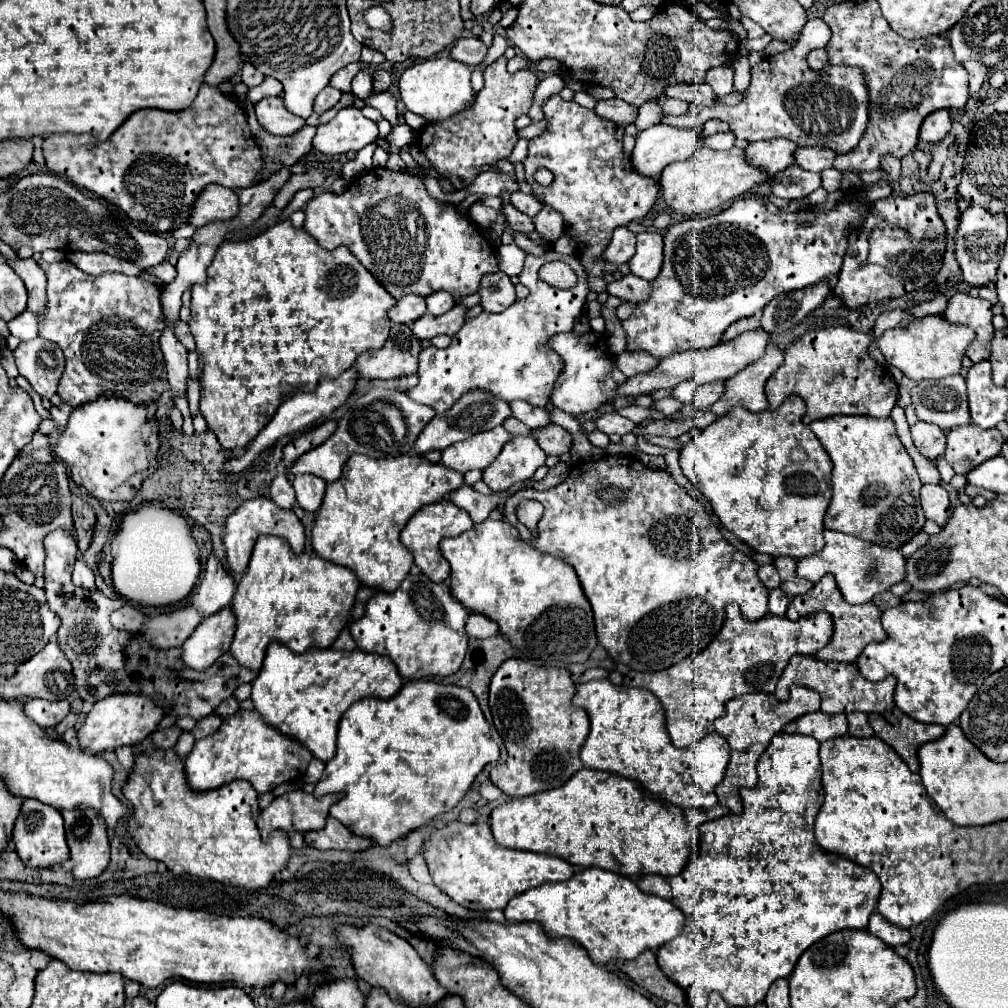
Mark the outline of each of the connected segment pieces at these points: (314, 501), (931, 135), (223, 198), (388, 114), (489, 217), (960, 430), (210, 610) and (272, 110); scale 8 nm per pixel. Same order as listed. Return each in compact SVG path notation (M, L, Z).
M300 474L292 478L292 486L296 490L298 504L306 512L316 512L322 504L326 482L322 478L316 478L314 474Z
M936 110L928 114L920 126L922 142L938 142L950 132L950 114L948 110Z
M212 186L196 198L196 204L192 204L192 216L188 218L188 224L202 228L210 222L224 222L238 214L238 196L224 186Z
M378 94L370 100L364 100L366 106L372 106L372 108L378 108L382 112L382 116L392 124L392 126L398 126L400 124L400 118L398 118L398 112L396 112L396 106L394 106L394 96L392 94Z
M474 202L474 204L470 206L470 216L472 216L472 220L478 222L482 228L492 228L492 220L498 216L498 212L492 210L492 208L488 208L488 206L484 206L482 202Z
M978 424L958 426L948 432L946 460L956 474L966 474L978 464L1000 454L1004 438L996 428L984 430Z
M210 554L204 576L198 582L198 592L192 598L192 604L206 618L222 610L224 606L228 606L232 602L234 590L236 590L236 584L232 576L220 564L220 558L216 554Z
M264 98L256 104L256 116L260 126L264 126L270 134L290 136L304 126L304 120L288 112L280 98Z

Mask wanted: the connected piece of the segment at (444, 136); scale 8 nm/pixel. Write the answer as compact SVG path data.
M500 56L486 68L484 88L476 94L472 106L460 112L460 116L452 116L452 120L436 124L426 124L420 130L420 150L428 156L434 170L446 176L456 190L470 186L482 166L490 166L492 162L510 156L514 144L518 142L514 120L522 114L528 114L532 106L532 90L536 88L538 78L532 74L532 70L518 70L516 74L510 74L506 70L506 62L506 56Z

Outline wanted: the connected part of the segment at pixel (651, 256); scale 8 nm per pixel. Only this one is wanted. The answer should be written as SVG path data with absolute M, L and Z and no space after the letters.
M642 232L636 236L636 254L628 262L630 272L652 282L662 268L662 234Z

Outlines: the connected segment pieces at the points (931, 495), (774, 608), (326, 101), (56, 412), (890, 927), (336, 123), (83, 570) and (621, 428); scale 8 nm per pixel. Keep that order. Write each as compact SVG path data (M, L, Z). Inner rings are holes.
M924 484L920 490L920 504L928 520L936 522L938 526L944 526L952 514L948 490L944 486L936 484Z
M776 588L776 590L772 590L770 592L770 602L768 602L768 610L772 612L772 614L776 614L776 616L784 616L786 614L786 608L788 608L788 596L780 590L780 588Z
M326 86L326 88L316 96L314 112L316 112L316 114L324 114L326 110L334 108L340 98L342 98L342 92L340 92L340 90L336 90L336 88L332 88L332 86Z
M60 404L58 408L50 408L50 414L52 414L52 420L58 424L58 428L60 430L64 430L66 428L66 424L68 424L68 416L72 414L72 406L68 406L68 404Z
M874 912L870 916L868 932L874 934L874 936L878 936L880 940L884 940L888 946L898 946L898 944L908 944L910 942L910 932L908 930L894 926L892 922L888 922L878 912Z
M344 108L340 110L328 124L318 126L318 132L314 136L314 148L326 156L336 156L336 154L346 154L350 150L358 152L364 146L376 142L378 138L378 124L368 120L358 108Z
M78 556L76 566L74 566L72 582L74 582L76 586L80 586L80 588L86 588L86 590L96 588L96 586L94 586L94 574L92 574L92 570L86 566L86 562L84 562L80 556Z
M608 412L608 414L600 416L596 420L596 424L598 424L598 430L604 432L604 434L620 434L620 436L624 436L624 434L630 434L634 430L634 422L620 416L618 412Z

